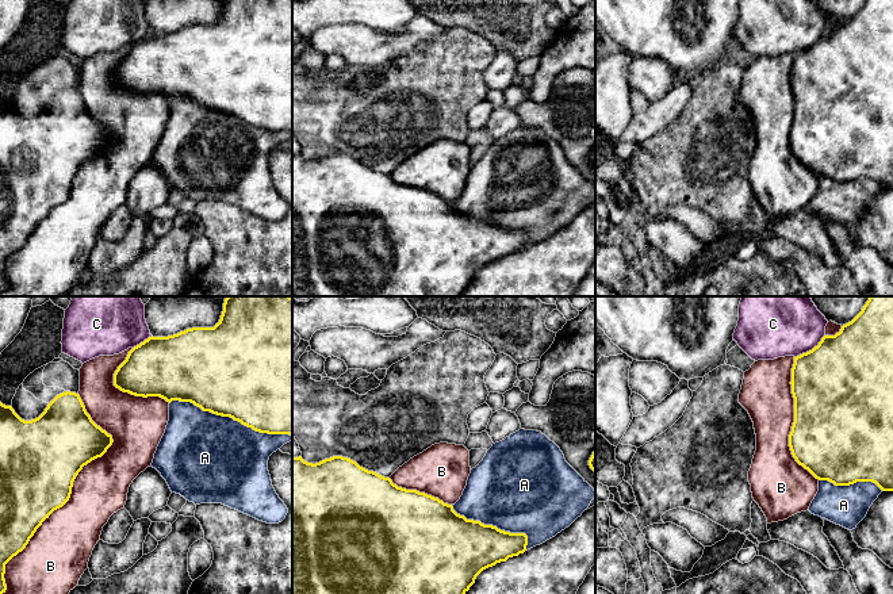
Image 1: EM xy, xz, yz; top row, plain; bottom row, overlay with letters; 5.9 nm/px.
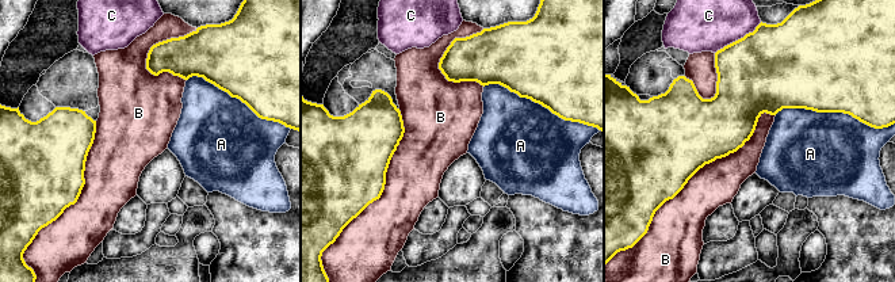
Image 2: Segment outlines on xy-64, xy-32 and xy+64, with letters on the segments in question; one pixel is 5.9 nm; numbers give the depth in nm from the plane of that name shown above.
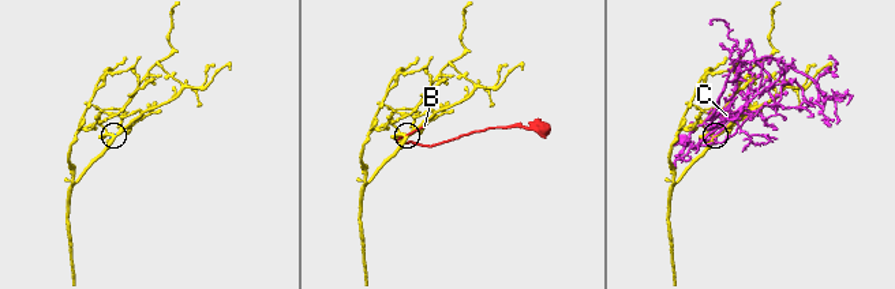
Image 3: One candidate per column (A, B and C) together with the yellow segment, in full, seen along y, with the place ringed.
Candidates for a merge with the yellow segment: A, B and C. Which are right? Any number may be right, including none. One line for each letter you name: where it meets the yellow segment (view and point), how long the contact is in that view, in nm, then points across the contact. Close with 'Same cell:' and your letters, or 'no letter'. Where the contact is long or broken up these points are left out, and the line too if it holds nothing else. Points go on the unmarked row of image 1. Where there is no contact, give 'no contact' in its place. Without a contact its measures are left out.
Same cell: no letter

